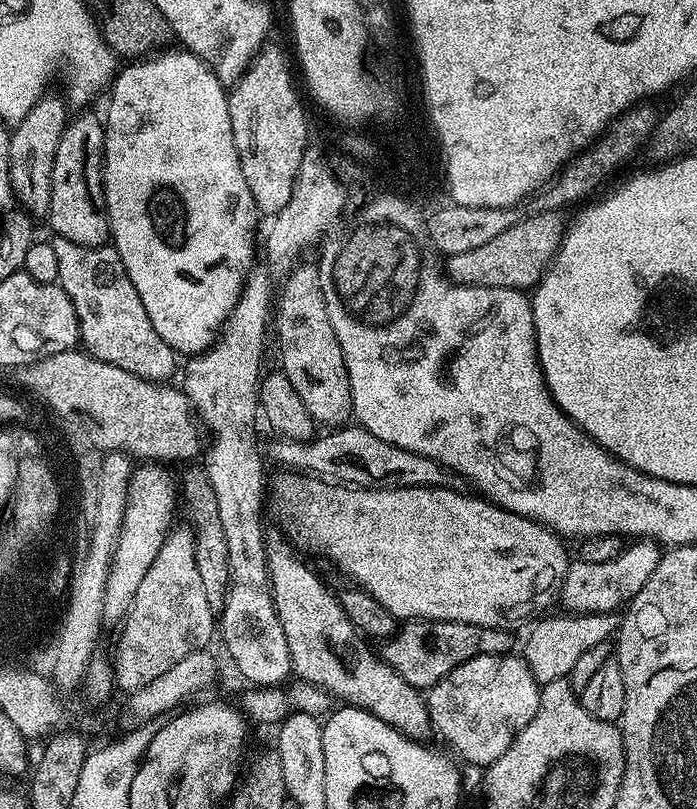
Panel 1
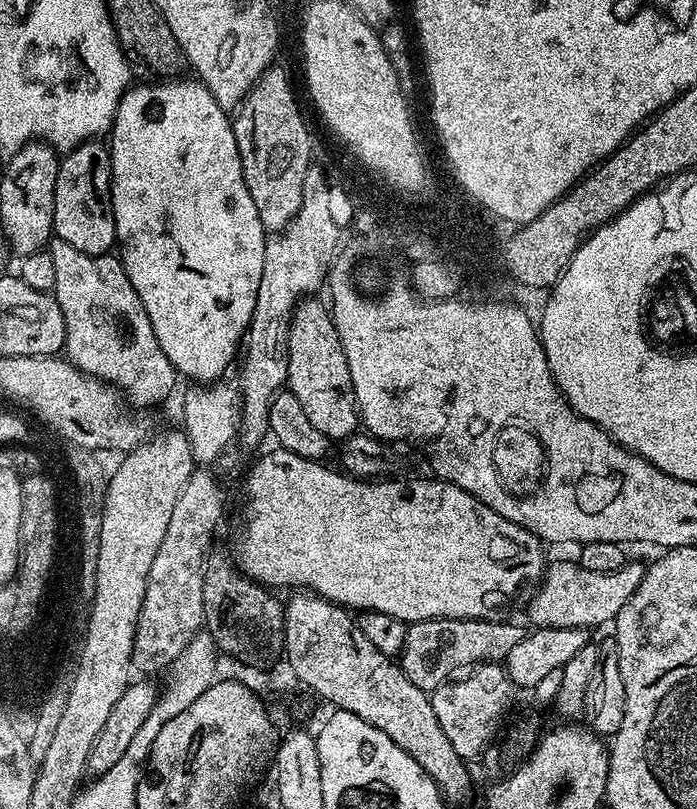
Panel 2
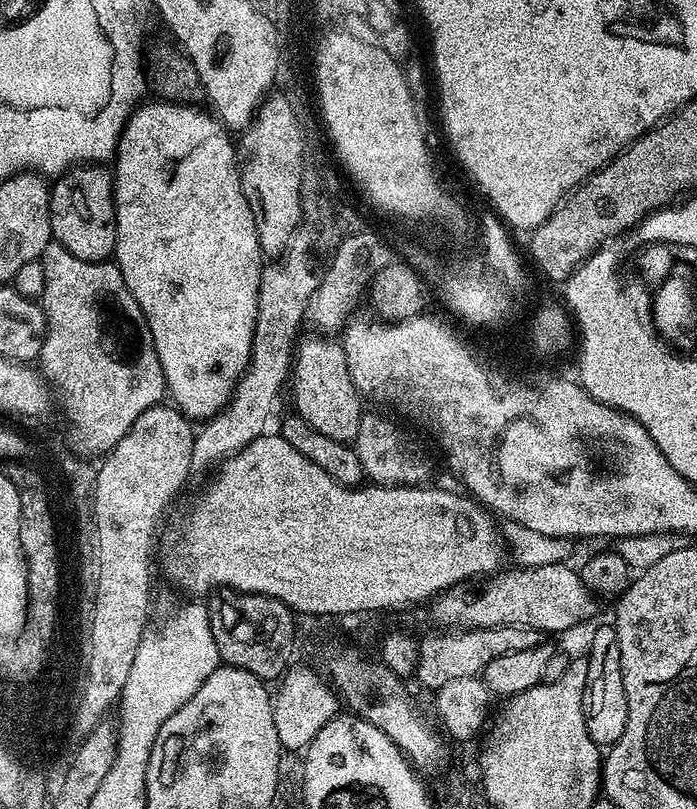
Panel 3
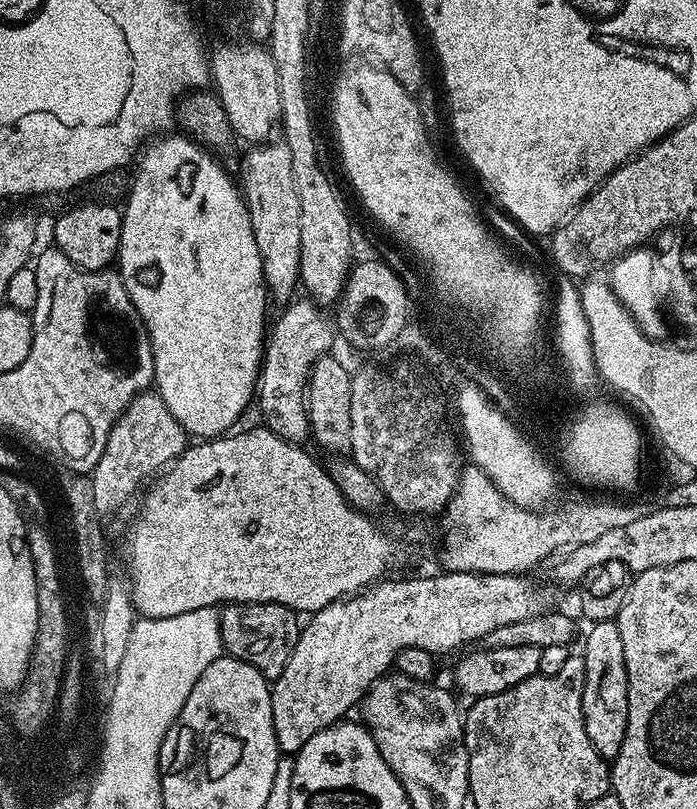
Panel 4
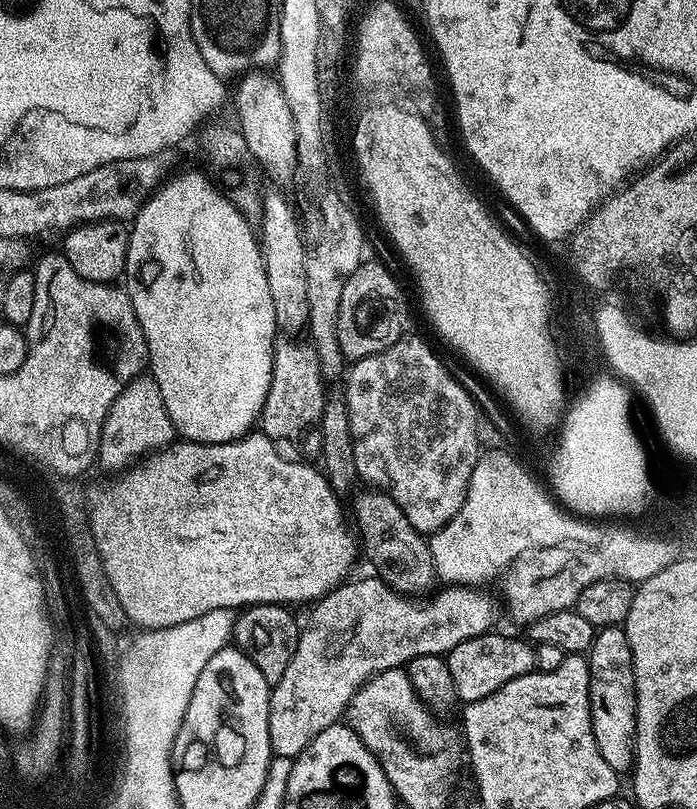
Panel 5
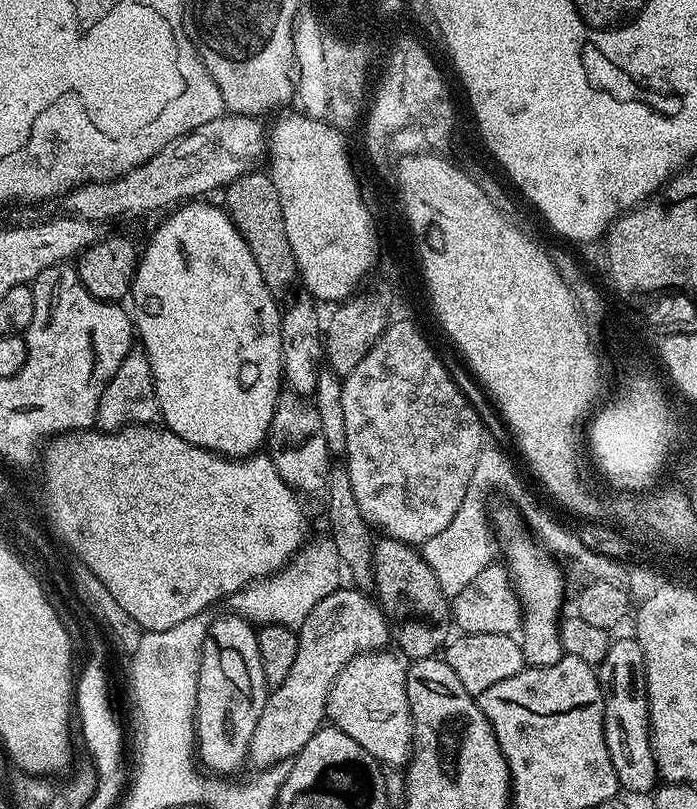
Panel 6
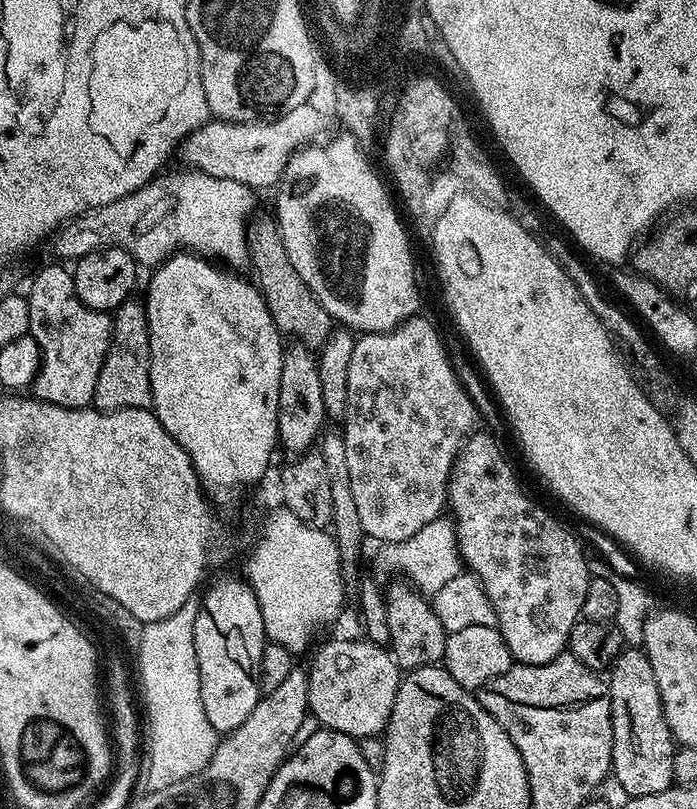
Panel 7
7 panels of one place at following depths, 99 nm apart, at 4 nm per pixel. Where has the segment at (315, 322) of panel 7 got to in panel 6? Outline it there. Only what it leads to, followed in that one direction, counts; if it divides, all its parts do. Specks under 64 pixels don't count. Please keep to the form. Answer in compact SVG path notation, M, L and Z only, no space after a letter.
M253 170L234 178L227 188L223 189L222 201L229 218L234 222L238 234L250 246L254 262L262 273L262 282L273 292L281 294L298 280L294 250L290 250L290 238L286 238L286 222L282 222L282 202L267 171Z

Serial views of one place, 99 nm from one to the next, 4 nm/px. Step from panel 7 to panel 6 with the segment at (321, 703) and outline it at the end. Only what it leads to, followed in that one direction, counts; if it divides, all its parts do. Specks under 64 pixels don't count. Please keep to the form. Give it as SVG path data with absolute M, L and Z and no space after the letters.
M369 650L346 662L338 678L334 678L334 682L328 687L326 716L338 730L354 738L354 742L358 742L358 746L362 746L362 750L366 750L366 754L373 756L381 765L403 769L412 754L412 715L406 694L408 670L405 661L399 655L396 656L391 656L388 650Z

